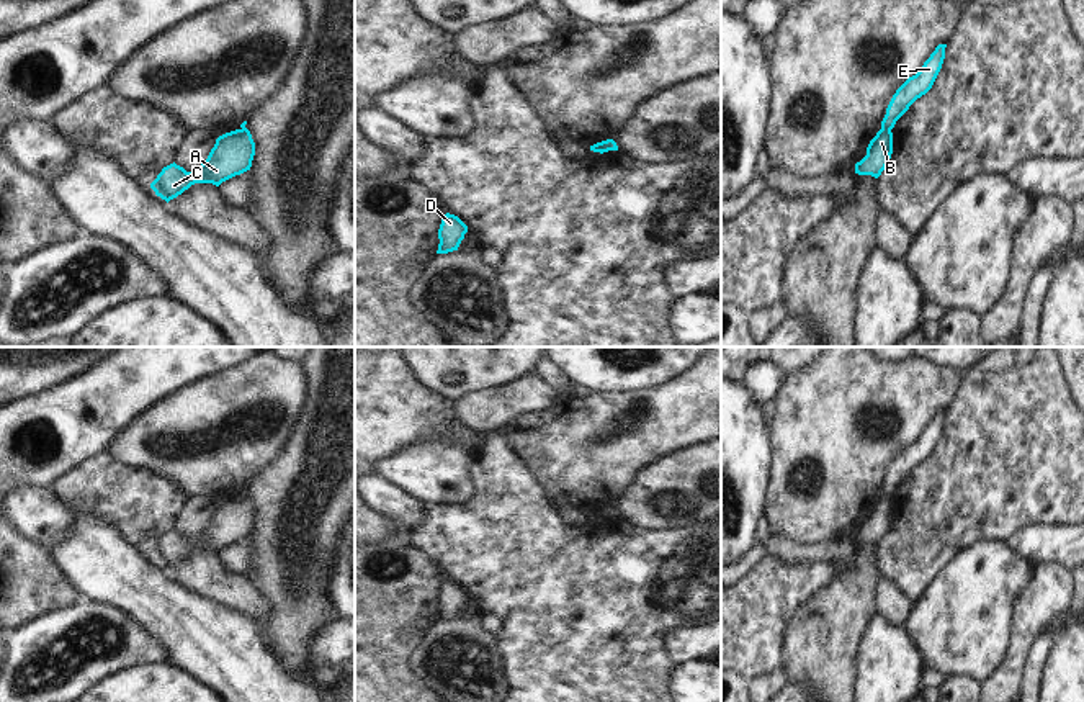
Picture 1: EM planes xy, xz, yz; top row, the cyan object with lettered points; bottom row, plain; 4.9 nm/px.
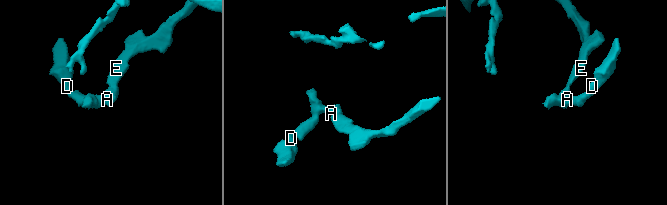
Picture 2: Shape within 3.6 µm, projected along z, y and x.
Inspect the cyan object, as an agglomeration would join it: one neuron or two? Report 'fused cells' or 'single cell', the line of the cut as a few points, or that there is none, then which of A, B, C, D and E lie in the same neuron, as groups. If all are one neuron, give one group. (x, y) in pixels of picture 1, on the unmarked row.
fused cells; cut yz (882, 493), (890, 496); groups A B C D / E

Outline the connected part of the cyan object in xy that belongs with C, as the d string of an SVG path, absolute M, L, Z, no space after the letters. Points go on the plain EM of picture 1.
M247 494L235 496L216 506L208 525L198 535L186 538L173 529L162 535L150 555L168 569L195 550L219 553L222 548L250 537L253 522L255 509L250 497Z

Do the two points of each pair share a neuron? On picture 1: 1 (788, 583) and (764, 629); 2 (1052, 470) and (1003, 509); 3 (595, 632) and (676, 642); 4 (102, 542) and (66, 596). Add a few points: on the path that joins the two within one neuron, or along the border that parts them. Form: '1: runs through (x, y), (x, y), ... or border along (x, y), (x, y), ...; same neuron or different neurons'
1: runs through (777, 594), (764, 607), (764, 617); same neuron
2: runs through (1040, 475), (1014, 501); same neuron
3: border along (702, 625), (676, 627), (666, 635), (671, 665); different neurons
4: border along (49, 555), (80, 596); different neurons

